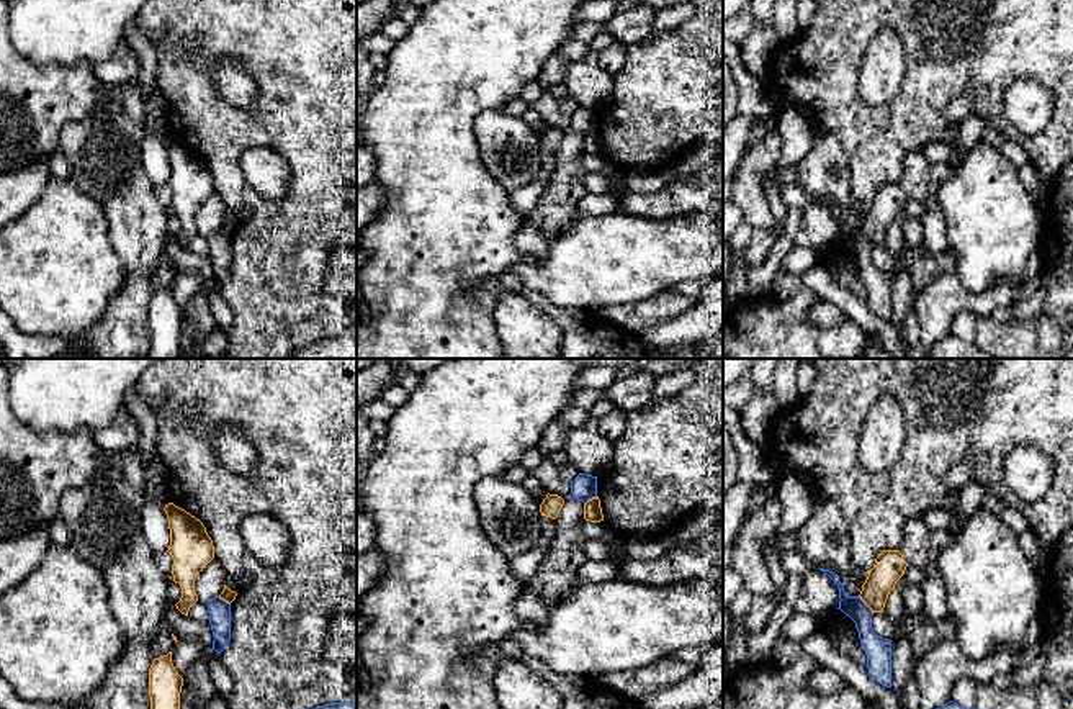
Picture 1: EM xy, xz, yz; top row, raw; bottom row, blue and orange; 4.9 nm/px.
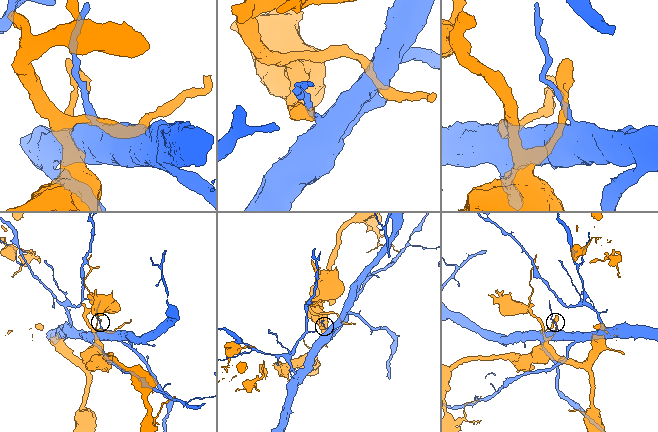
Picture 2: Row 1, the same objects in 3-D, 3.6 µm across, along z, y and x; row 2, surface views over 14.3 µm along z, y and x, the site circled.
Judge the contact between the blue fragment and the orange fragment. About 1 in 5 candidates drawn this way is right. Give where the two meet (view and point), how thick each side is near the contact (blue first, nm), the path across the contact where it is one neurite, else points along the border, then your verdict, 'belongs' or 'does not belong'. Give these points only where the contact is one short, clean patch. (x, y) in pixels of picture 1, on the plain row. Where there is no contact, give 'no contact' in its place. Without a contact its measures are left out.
yz (866, 238) | 130/150 nm | does not belong

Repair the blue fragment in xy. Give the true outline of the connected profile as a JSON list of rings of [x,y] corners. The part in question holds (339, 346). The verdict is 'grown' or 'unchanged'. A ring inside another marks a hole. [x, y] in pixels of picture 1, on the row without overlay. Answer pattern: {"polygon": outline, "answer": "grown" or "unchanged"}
{"polygon": [[[348,336],[324,337],[296,350],[291,359],[357,359],[357,339]]], "answer": "unchanged"}

